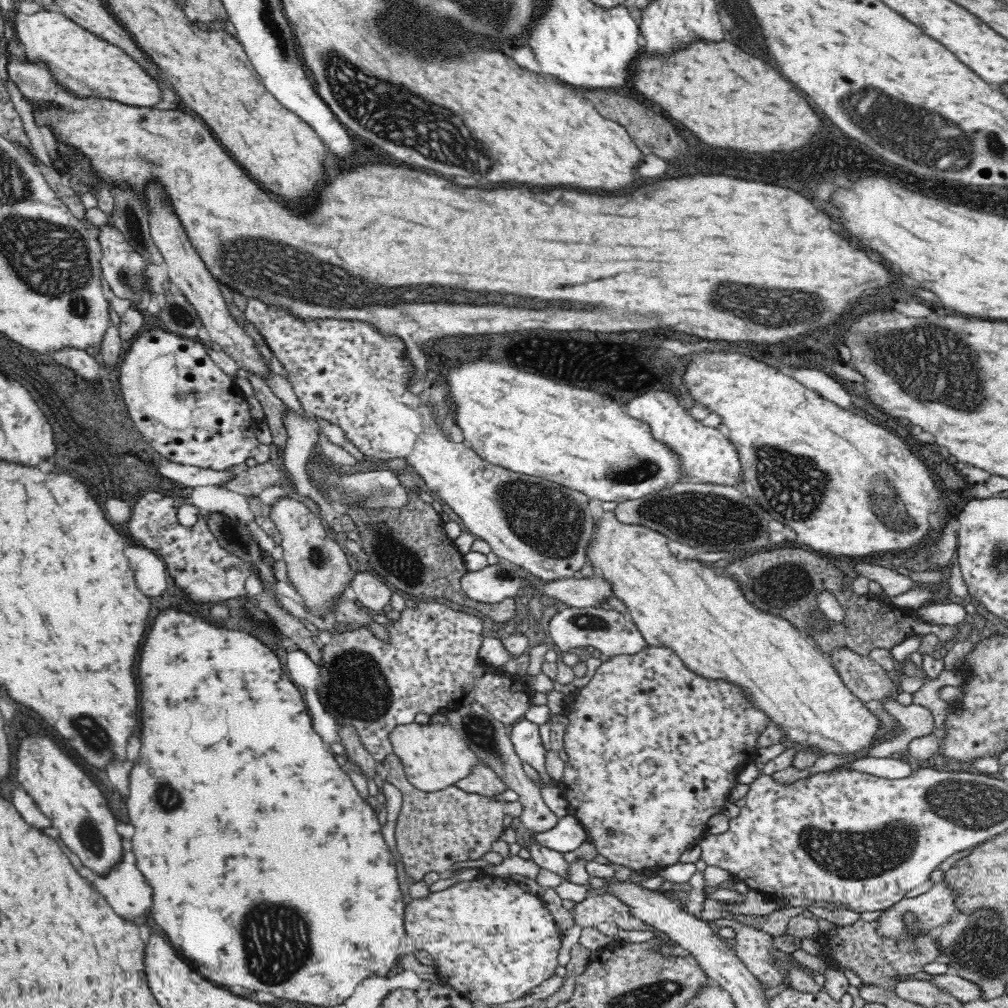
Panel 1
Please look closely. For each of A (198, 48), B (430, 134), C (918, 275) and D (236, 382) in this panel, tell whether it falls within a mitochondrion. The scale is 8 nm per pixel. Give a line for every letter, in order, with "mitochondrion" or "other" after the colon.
A: other
B: mitochondrion
C: other
D: other

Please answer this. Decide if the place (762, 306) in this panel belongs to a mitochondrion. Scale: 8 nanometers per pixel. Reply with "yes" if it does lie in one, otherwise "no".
yes

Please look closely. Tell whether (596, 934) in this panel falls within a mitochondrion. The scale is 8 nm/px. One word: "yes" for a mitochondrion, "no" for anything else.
no

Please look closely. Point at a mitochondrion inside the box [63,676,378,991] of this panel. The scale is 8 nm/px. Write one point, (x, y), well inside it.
(282, 948)

